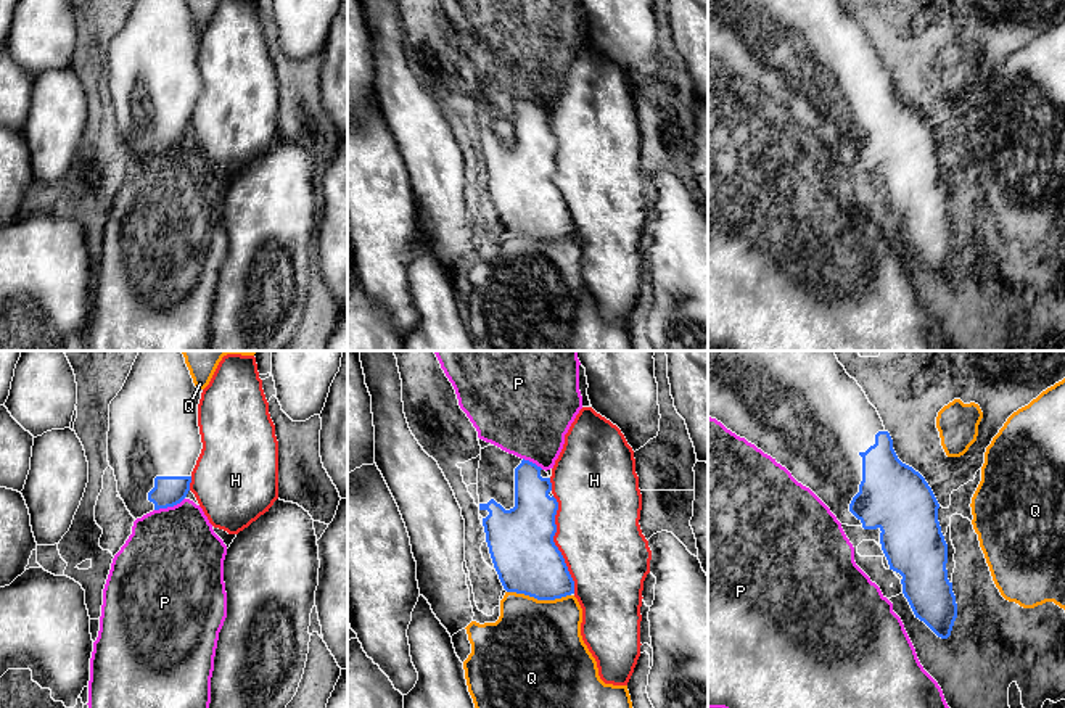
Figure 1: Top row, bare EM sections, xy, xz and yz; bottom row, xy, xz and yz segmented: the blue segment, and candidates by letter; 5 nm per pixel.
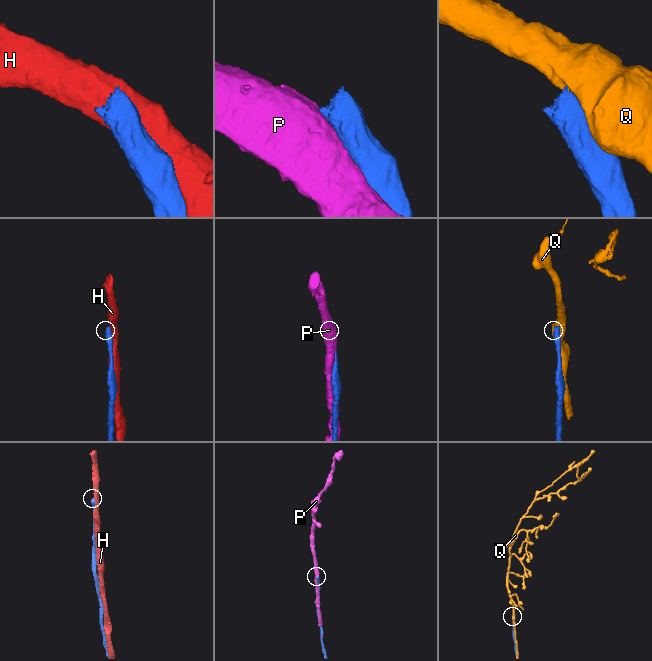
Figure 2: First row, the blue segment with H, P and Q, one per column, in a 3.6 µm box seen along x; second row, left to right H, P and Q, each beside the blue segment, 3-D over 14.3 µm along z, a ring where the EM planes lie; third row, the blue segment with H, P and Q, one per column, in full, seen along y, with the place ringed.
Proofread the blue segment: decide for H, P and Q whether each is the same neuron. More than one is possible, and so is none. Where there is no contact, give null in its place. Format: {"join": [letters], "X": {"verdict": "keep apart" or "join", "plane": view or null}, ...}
{"join": [], "H": {"verdict": "keep apart", "plane": "xz"}, "P": {"verdict": "keep apart", "plane": "xy"}, "Q": {"verdict": "keep apart", "plane": "xz"}}

